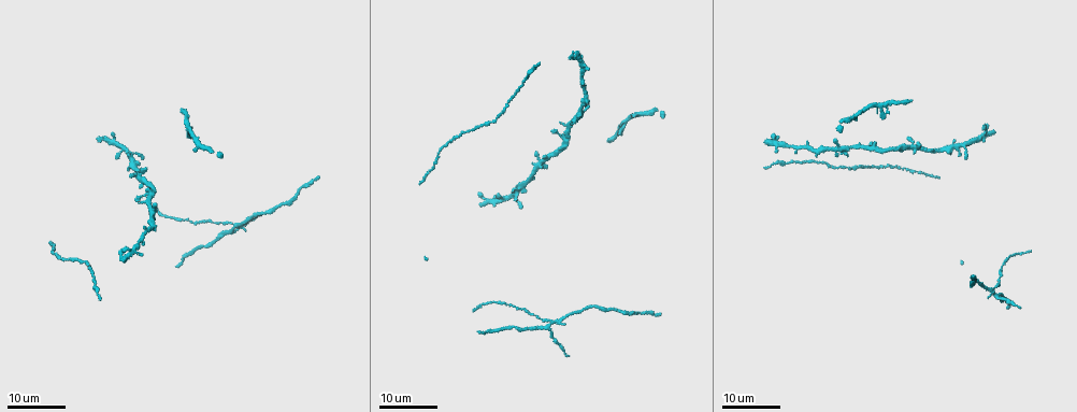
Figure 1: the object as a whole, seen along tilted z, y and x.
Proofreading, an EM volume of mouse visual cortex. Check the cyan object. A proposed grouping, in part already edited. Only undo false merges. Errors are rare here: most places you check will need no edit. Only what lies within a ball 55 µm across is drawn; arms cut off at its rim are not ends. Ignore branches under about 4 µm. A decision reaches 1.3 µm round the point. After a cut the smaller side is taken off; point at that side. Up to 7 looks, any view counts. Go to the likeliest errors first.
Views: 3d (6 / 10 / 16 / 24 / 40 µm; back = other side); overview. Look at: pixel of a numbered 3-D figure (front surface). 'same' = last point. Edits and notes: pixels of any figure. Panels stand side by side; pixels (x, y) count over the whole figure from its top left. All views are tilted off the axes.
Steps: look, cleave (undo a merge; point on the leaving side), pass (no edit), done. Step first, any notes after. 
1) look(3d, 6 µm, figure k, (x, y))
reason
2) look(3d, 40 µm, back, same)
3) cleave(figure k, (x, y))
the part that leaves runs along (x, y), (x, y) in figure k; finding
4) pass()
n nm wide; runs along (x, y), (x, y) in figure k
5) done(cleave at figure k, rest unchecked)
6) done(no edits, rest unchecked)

look(3d, 24 µm, figure 1, (555, 320))
four or more arms meet

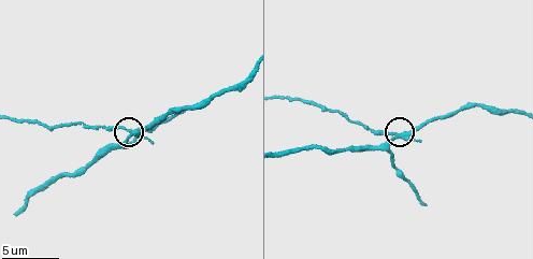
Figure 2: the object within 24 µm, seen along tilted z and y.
look(3d, 6 µm, figure 2, (130, 134))

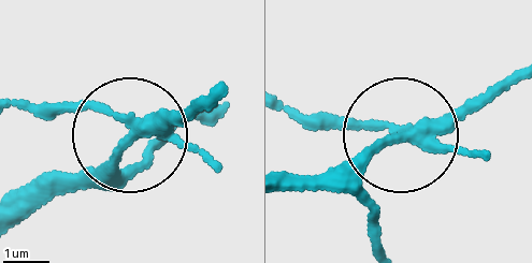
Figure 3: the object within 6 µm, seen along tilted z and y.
look(3d, 6 µm, back, figure 3, (407, 137))

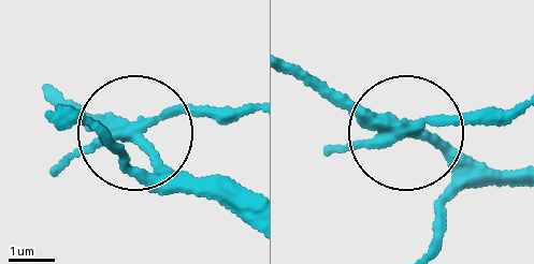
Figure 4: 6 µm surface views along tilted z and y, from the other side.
cleave(figure 4, (189, 108))
side arm 16 µm; the part that leaves runs along (129, 134), (212, 106), (243, 110) in figure 4; a second neuron is stuck on

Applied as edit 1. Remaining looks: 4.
look(3d, 16 µm, figure 1, (152, 211))
four or more arms meet

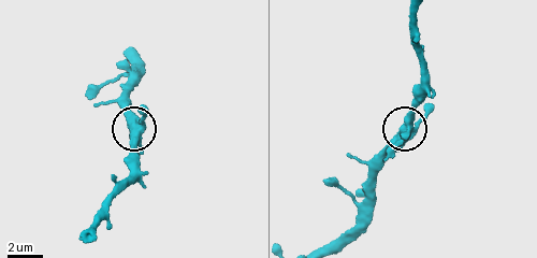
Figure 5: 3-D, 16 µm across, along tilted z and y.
look(3d, 6 µm, figure 5, (412, 126))

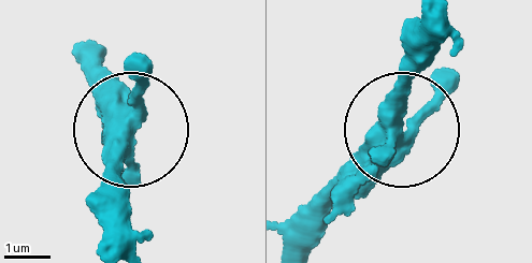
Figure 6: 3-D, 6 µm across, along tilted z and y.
pass()
430 nm wide; runs along (85, 75), (128, 126), (145, 67) in figure 6; one neuron here

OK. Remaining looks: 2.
done(cleave at figure 4, rest unchecked)

